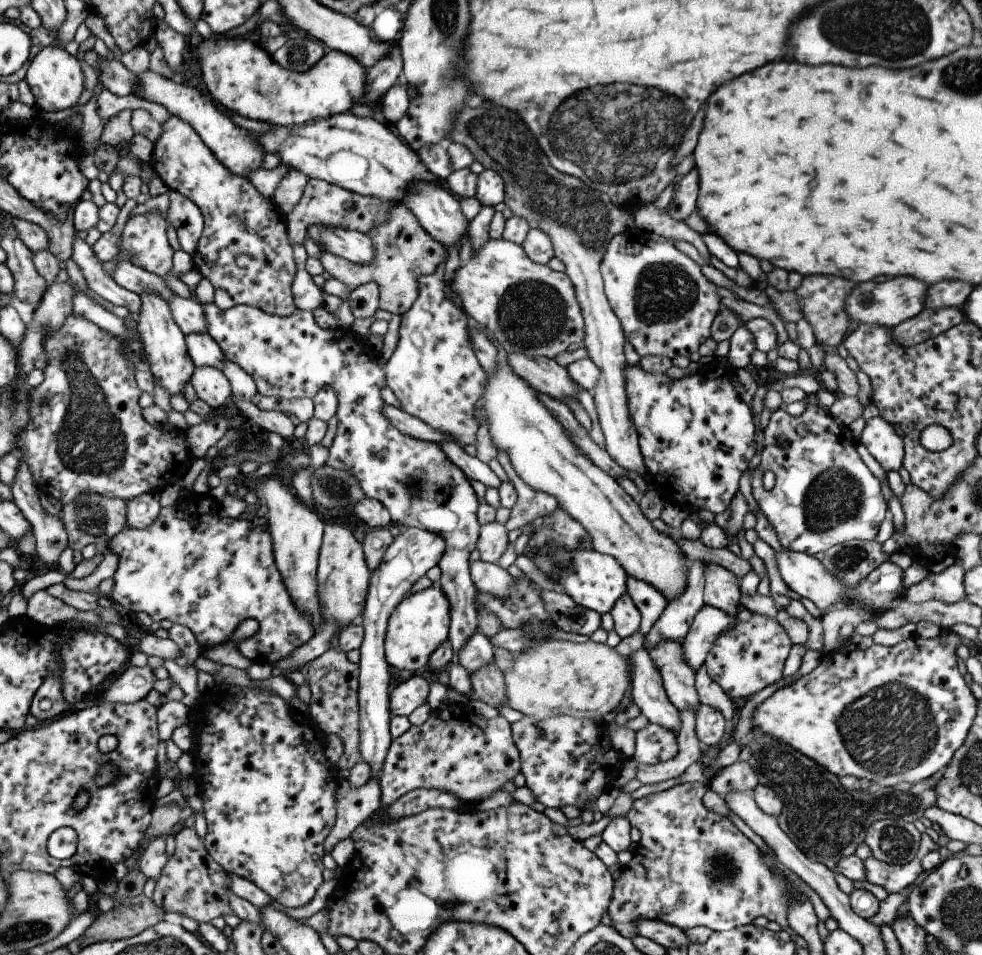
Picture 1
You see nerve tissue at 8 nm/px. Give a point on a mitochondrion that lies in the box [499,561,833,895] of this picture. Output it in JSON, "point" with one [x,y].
{"point":[723,865]}

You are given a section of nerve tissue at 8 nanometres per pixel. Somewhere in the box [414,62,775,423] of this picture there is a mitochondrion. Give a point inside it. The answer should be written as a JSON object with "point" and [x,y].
{"point":[620,133]}

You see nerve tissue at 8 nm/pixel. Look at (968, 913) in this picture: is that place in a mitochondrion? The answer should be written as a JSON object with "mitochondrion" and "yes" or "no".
{"mitochondrion":"yes"}

